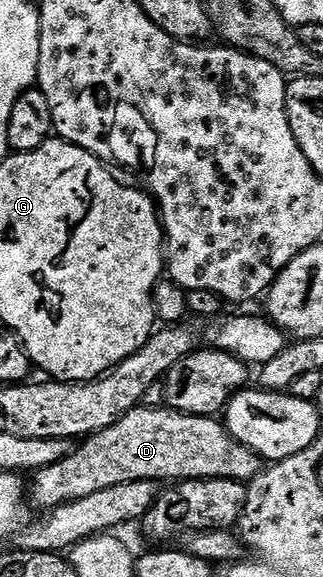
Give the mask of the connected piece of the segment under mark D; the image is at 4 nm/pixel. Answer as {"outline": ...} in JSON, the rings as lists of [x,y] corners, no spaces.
{"outline":[[[167,407],[132,409],[118,423],[83,438],[58,463],[35,470],[36,478],[30,481],[31,504],[37,510],[51,511],[68,501],[86,499],[94,491],[106,491],[106,487],[131,481],[253,481],[262,471],[262,459],[240,442],[227,424],[219,425],[216,420],[215,416],[195,417]]]}

